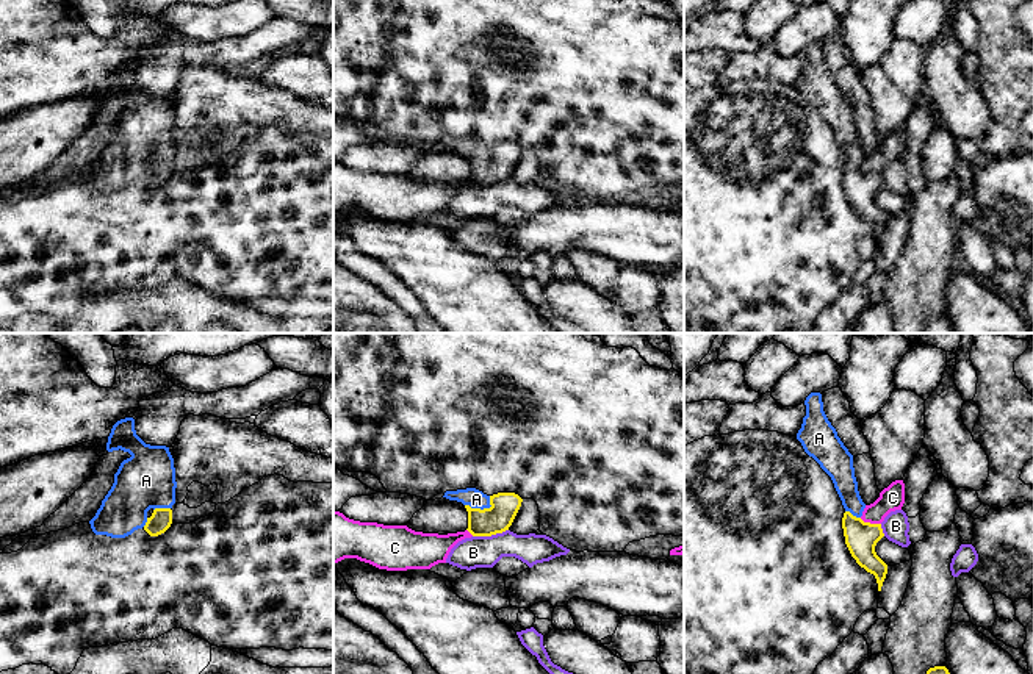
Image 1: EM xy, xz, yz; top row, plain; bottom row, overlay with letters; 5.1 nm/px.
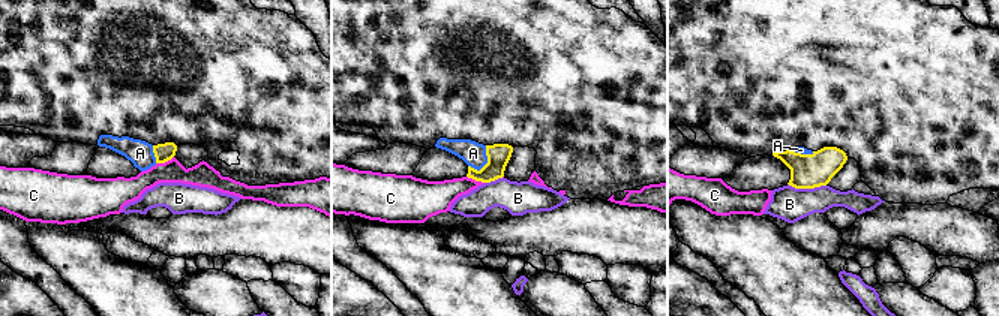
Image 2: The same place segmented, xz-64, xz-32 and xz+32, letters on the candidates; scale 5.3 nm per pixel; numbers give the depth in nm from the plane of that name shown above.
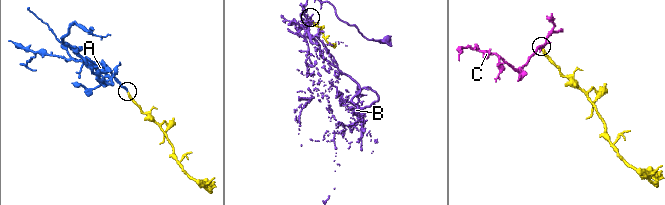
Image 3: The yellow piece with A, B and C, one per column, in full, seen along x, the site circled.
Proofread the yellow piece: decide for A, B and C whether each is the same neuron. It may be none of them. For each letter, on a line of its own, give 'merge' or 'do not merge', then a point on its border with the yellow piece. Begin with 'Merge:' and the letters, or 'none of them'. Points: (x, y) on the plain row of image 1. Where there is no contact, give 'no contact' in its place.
Merge: A
A: merge | xz (479, 158)
B: do not merge | xz (490, 185)
C: do not merge | yz (869, 172)

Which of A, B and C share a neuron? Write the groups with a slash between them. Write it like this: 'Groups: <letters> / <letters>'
Groups: A / B / C

